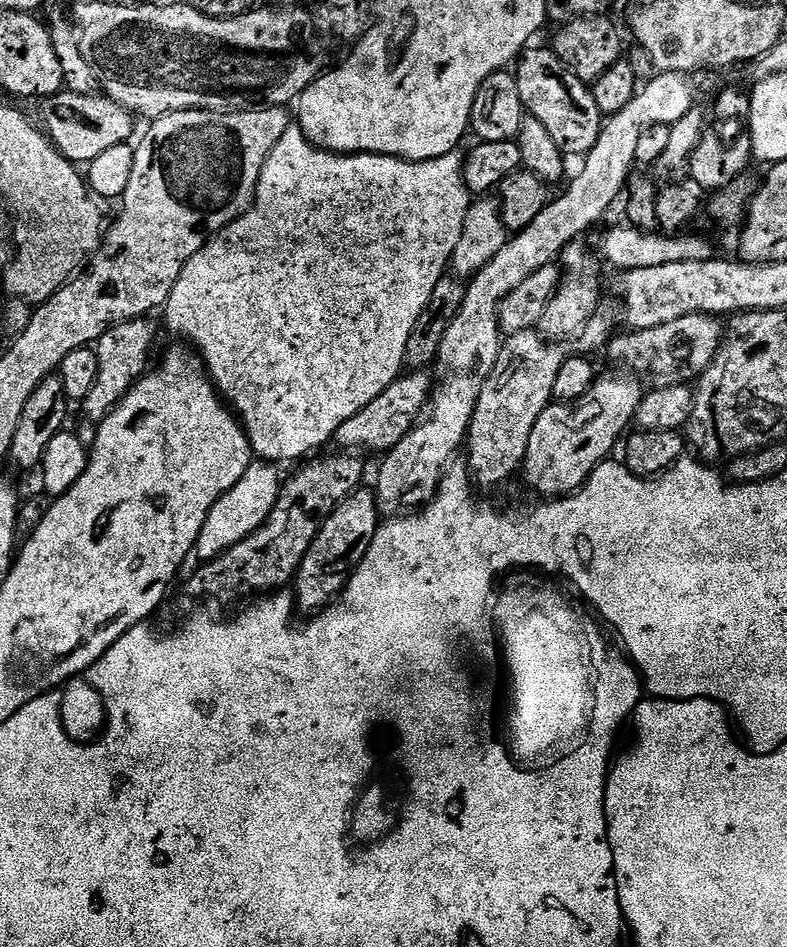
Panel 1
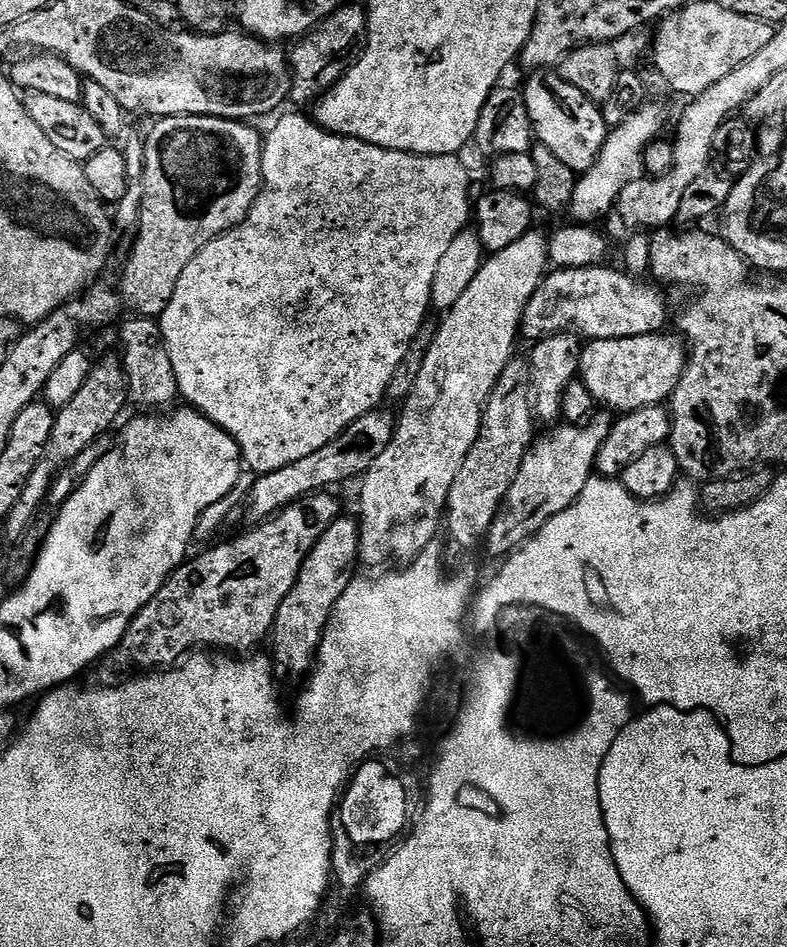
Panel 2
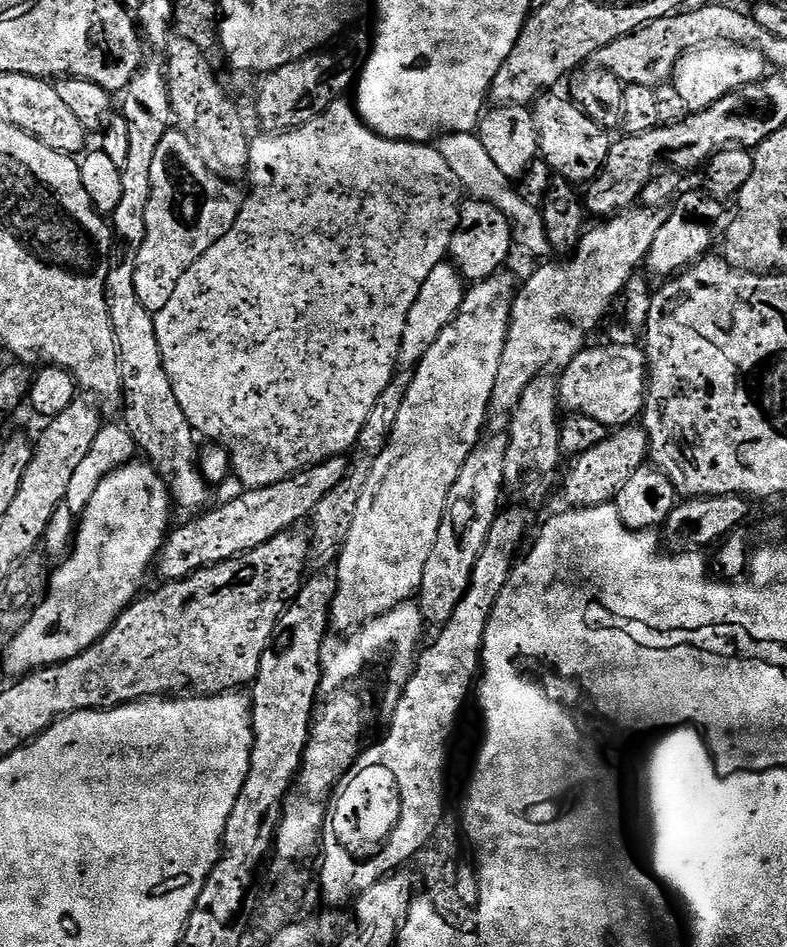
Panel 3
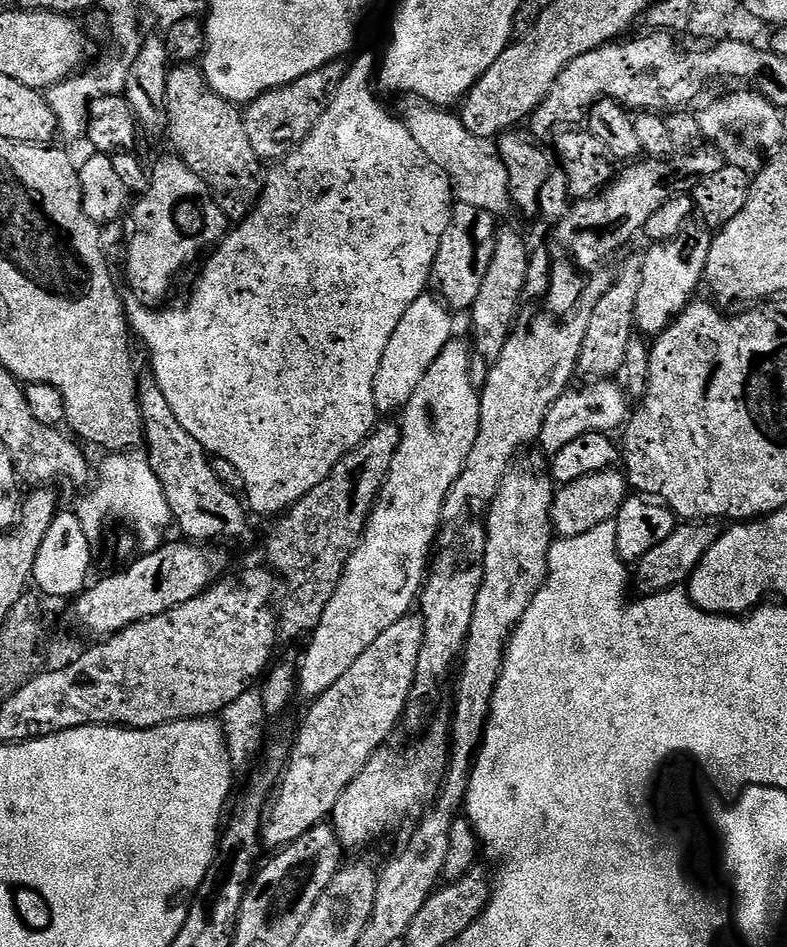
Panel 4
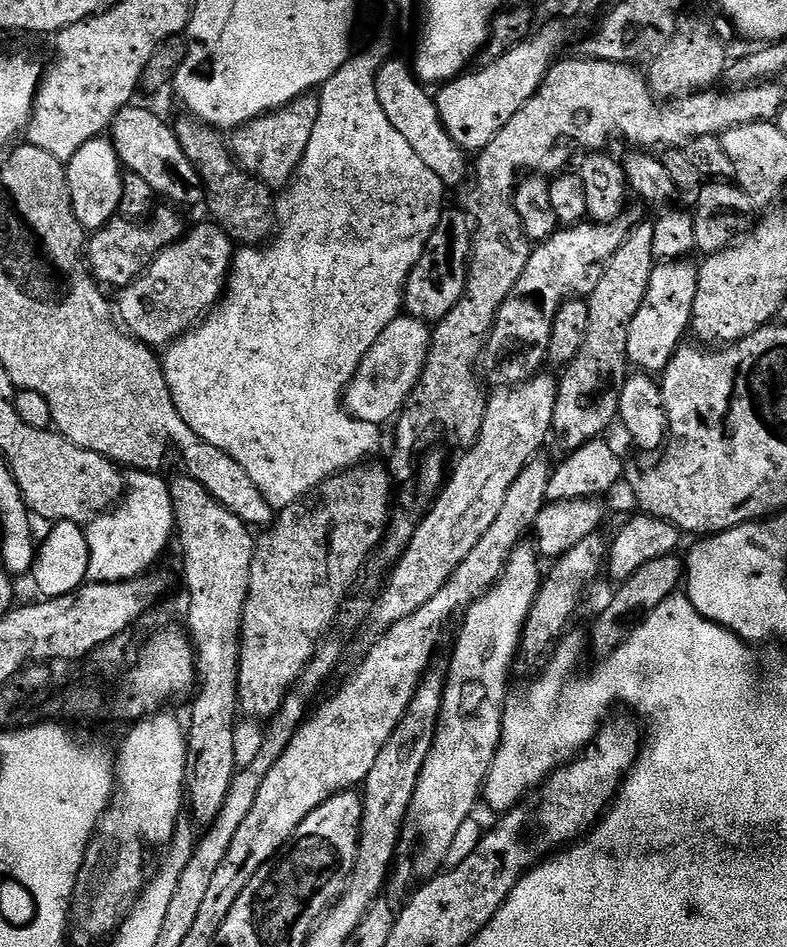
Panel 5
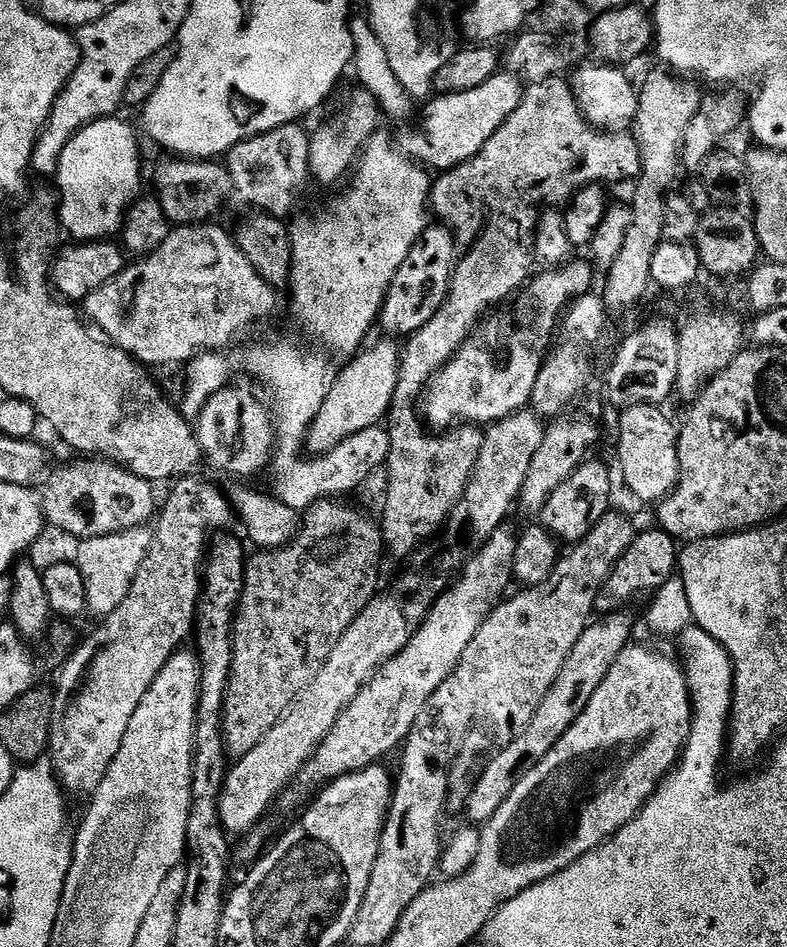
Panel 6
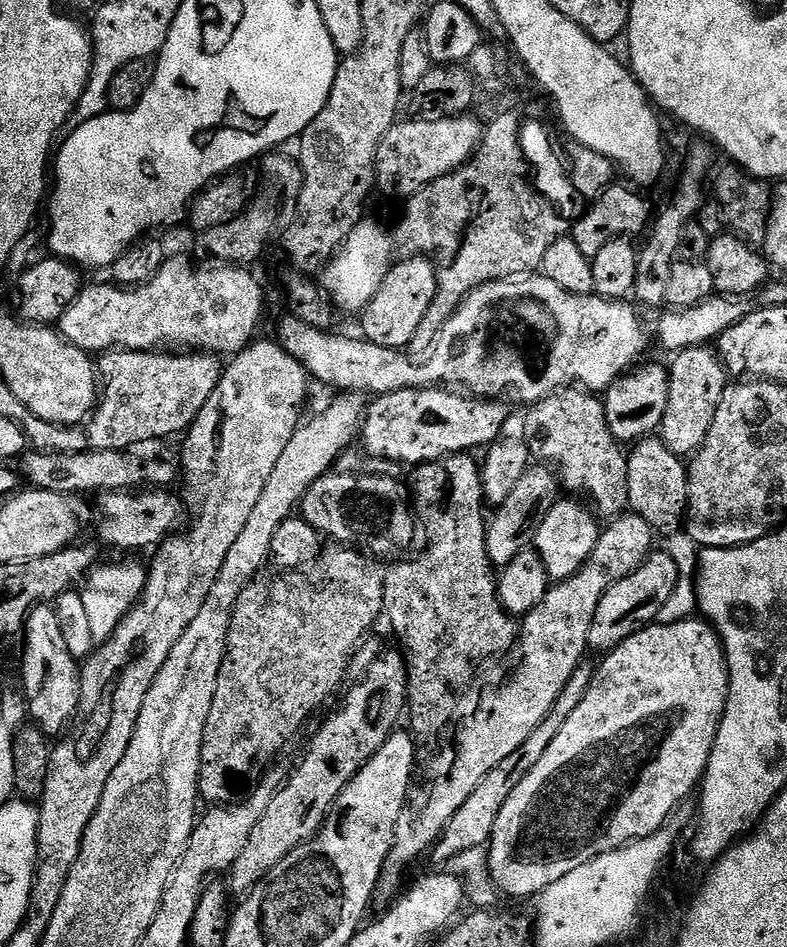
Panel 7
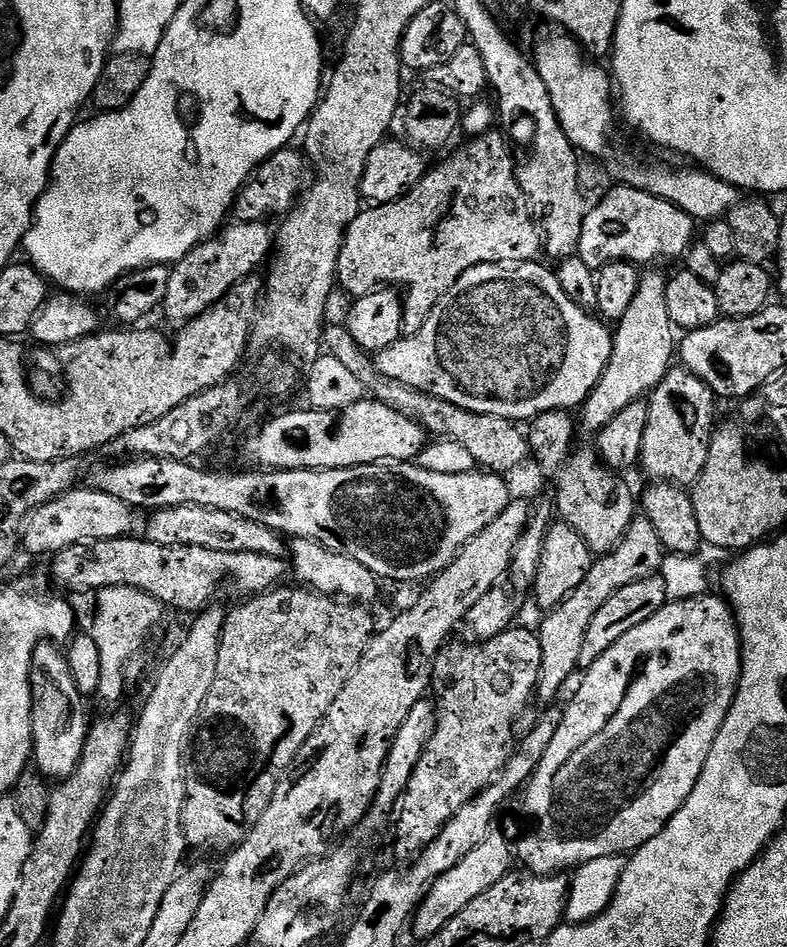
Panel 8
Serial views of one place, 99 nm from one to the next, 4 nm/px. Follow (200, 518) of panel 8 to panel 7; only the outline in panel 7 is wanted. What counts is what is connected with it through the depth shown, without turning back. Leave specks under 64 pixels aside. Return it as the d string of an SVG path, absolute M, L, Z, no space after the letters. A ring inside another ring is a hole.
M146 490L143 492L107 491L99 498L100 510L104 518L100 530L101 540L116 548L136 550L138 548L155 549L177 531L176 523L182 516L182 504L171 496L168 490Z

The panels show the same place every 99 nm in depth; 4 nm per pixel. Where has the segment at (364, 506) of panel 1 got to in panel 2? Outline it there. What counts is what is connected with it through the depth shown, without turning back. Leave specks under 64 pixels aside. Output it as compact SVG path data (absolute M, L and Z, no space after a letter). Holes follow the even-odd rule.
M344 514L325 530L322 538L318 538L314 550L310 550L294 582L294 590L290 590L290 594L286 594L286 602L278 606L278 614L274 618L270 633L270 659L277 681L303 681L311 673L312 665L316 663L316 655L320 653L320 643L326 626L332 621L332 612L338 598L346 594L354 579L352 571L358 568L359 564L360 525L353 517L351 520L348 514Z

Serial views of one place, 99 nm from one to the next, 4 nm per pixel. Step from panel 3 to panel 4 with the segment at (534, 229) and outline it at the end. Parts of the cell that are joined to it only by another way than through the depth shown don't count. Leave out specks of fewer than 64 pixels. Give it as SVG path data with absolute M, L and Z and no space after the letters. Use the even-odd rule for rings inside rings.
M427 102L412 103L416 104L410 105L402 113L404 125L410 130L410 138L414 138L414 142L418 142L418 146L422 146L422 154L426 154L426 158L430 158L430 162L434 162L434 166L438 166L448 177L452 184L453 197L461 204L478 206L478 210L491 212L497 218L503 217L503 212L511 213L514 205L508 193L506 166L500 161L499 151L494 147L493 141L483 140L470 134L470 130L466 130L466 126L460 121L459 115L447 107Z

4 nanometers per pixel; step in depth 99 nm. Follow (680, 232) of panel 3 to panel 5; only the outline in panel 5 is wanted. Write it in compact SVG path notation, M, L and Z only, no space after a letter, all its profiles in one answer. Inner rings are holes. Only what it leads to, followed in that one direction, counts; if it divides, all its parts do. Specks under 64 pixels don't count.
M673 259L657 263L650 274L650 286L646 286L646 298L642 298L642 306L638 306L638 314L634 314L634 322L630 322L630 334L626 334L626 354L629 365L644 374L663 373L670 358L684 343L684 335L689 335L694 310L694 294L698 294L698 271L694 263L687 264L687 259Z

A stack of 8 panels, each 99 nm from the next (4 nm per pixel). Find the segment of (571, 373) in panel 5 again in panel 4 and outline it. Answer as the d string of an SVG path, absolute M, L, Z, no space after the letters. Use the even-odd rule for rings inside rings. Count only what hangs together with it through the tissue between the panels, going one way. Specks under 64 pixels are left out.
M628 260L624 269L615 273L612 285L598 298L598 306L590 314L590 322L586 326L586 338L582 338L579 371L589 372L592 378L612 378L621 371L626 358L627 346L636 323L636 303L638 302L638 286L642 286L640 260Z

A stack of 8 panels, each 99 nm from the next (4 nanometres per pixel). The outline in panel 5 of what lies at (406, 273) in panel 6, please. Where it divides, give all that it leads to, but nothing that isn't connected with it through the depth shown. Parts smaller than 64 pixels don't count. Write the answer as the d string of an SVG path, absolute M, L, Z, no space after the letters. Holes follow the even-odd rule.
M449 207L440 216L422 258L404 284L403 311L425 322L435 322L450 314L450 310L454 310L454 306L462 298L464 287L468 285L468 261L474 232L470 227L469 213L457 208Z

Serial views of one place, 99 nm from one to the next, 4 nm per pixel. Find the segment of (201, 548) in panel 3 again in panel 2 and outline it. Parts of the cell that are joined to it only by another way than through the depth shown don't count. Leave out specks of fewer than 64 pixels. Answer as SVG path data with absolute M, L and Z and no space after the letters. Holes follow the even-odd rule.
M379 408L366 413L362 418L352 423L346 431L338 436L332 443L302 458L299 462L291 463L290 466L282 467L281 470L267 472L256 478L249 487L248 495L244 502L244 511L249 525L258 526L263 521L272 519L284 508L289 507L304 497L321 493L342 482L352 478L354 480L363 477L374 459L378 458L387 446L390 439L396 433L397 419L395 413L386 411L386 408Z

